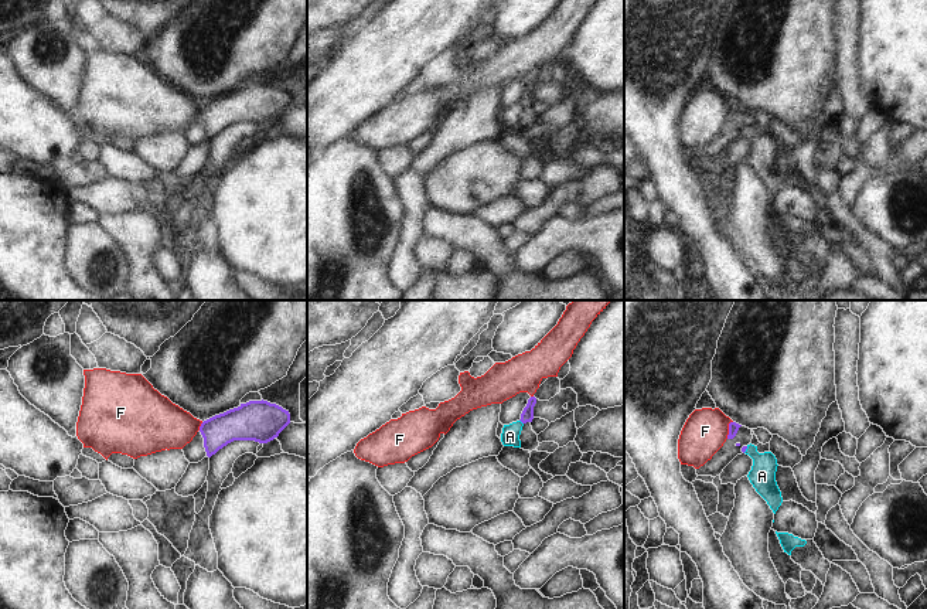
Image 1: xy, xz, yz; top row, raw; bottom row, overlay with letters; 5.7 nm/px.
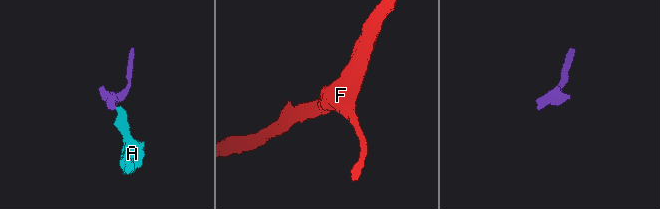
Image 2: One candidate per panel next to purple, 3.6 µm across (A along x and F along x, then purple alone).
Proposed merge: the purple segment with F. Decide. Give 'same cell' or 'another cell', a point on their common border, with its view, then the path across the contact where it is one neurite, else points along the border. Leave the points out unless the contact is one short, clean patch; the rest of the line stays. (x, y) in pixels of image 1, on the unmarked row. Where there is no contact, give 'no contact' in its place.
another cell; contact yz (729, 112); border yz (732, 104), (726, 121)

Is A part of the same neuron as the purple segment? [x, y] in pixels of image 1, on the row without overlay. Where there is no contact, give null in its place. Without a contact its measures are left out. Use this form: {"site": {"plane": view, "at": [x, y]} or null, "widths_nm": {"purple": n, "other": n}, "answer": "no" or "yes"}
{"site": {"plane": "xz", "at": [521, 104]}, "widths_nm": {"purple": 70, "other": 110}, "answer": "yes"}

